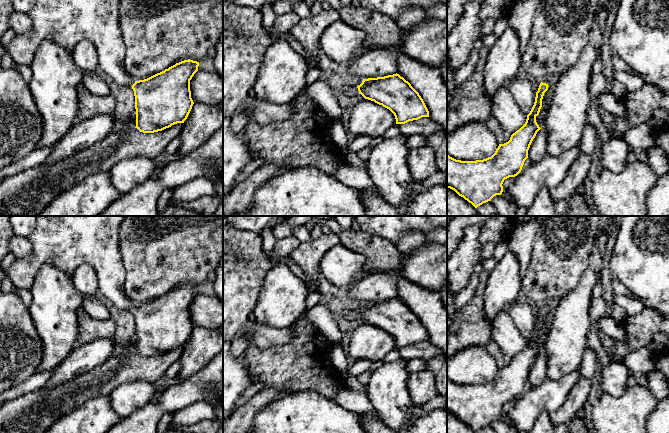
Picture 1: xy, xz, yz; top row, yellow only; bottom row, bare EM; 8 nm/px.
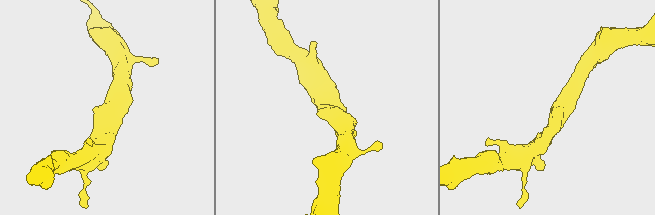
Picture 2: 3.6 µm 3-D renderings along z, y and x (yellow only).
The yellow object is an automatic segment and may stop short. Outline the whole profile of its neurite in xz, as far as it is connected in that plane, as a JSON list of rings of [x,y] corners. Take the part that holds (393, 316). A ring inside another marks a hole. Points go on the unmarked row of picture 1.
[[[399,298],[363,303],[357,311],[344,311],[348,319],[361,318],[389,333],[395,340],[396,348],[429,341],[429,335],[419,317]]]

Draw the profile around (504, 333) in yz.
[[[502,310],[491,323],[491,340],[500,348],[501,352],[510,359],[519,354],[526,346],[527,340],[521,335],[513,319],[507,312]]]

